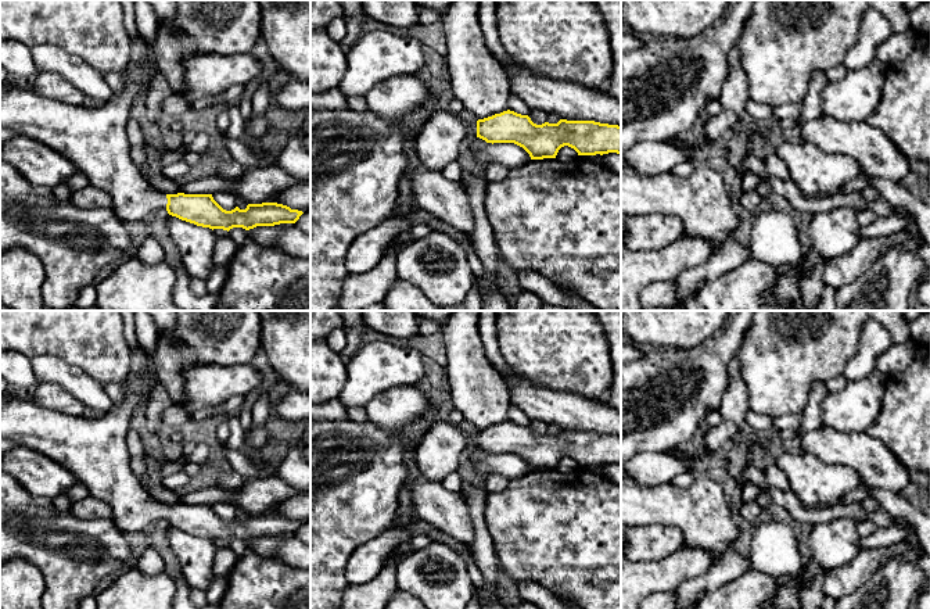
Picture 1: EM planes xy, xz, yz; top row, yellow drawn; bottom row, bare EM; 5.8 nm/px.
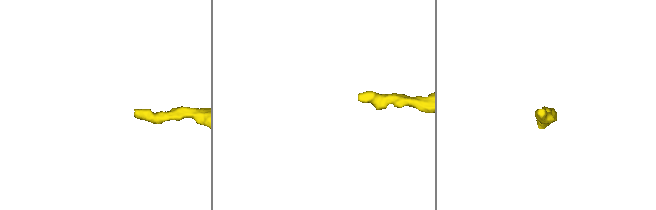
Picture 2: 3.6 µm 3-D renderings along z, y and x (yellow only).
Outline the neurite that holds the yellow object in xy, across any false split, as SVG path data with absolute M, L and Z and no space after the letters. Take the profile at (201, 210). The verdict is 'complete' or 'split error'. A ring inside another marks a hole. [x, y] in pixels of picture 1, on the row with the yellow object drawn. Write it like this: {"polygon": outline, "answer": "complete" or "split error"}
{"polygon": "M175 0L175 4L175 24L182 33L175 35L165 25L159 25L154 47L147 49L146 61L140 67L130 67L125 75L122 90L112 94L108 101L100 107L71 105L4 82L0 83L0 128L8 128L18 135L42 141L71 160L91 186L111 197L111 208L125 223L143 221L161 209L166 209L169 215L182 221L212 230L229 232L233 228L249 230L256 226L295 223L304 212L277 203L248 204L245 209L236 207L226 211L213 200L212 194L165 194L154 189L133 164L126 123L134 101L146 97L150 90L155 71L166 79L172 94L179 94L184 87L184 55L190 53L244 54L249 53L261 37L258 0Z", "answer": "split error"}

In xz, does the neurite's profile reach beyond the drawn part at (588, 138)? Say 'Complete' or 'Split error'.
Split error

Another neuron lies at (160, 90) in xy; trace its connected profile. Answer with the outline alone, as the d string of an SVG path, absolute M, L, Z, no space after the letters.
M155 71L152 74L150 90L147 92L144 97L147 114L151 121L162 122L161 107L170 94L172 94L172 90L166 79L158 71Z

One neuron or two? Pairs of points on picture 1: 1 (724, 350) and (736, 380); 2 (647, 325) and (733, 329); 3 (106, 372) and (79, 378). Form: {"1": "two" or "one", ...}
{"1": "two", "2": "two", "3": "two"}

